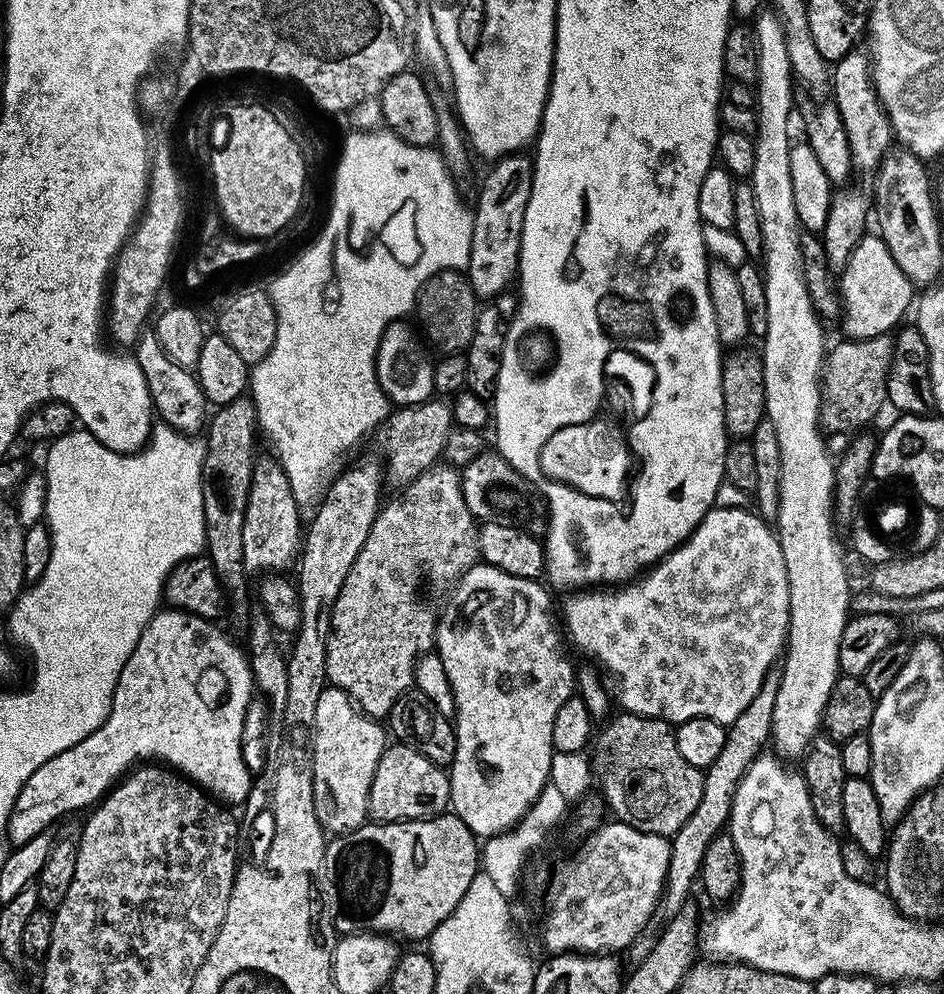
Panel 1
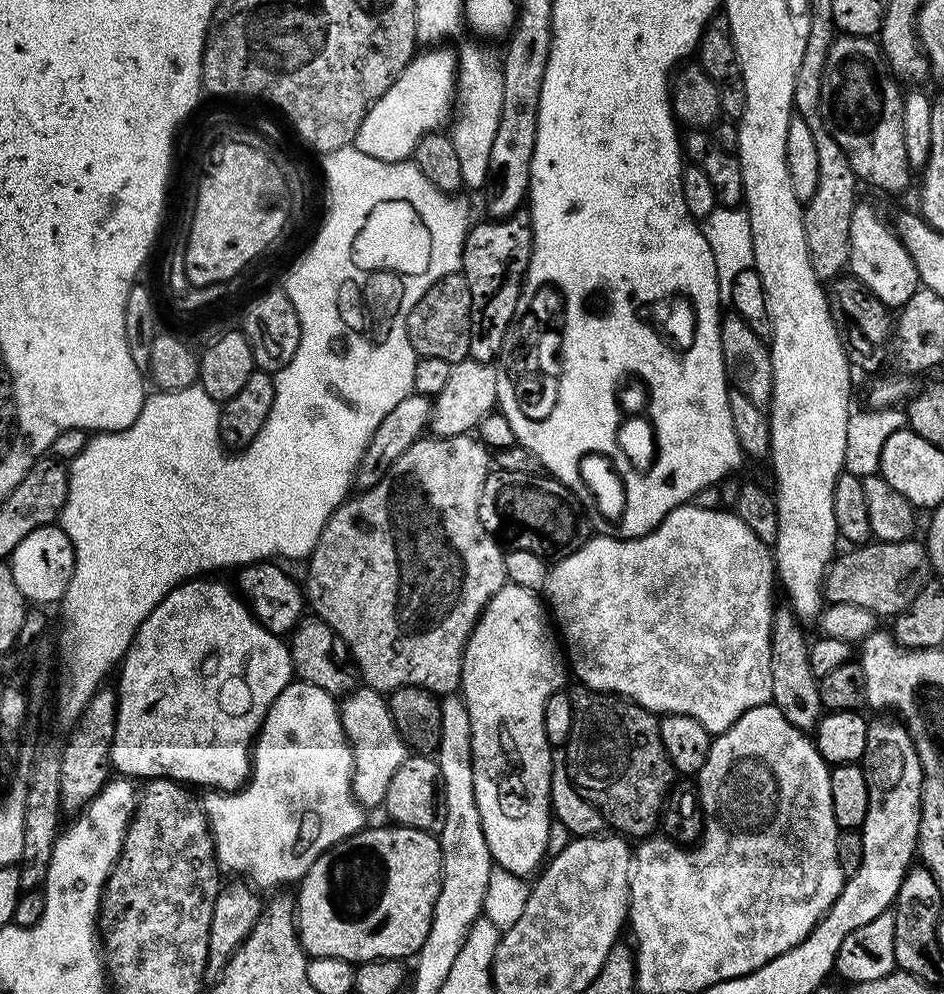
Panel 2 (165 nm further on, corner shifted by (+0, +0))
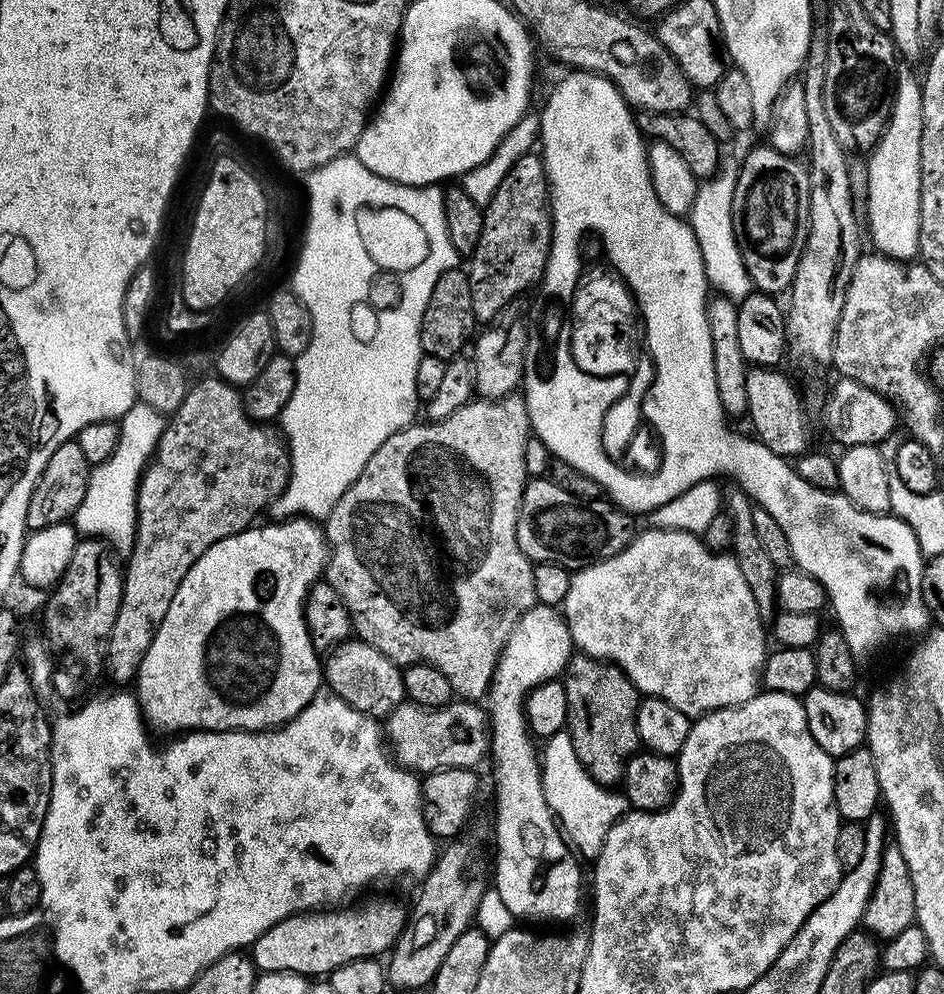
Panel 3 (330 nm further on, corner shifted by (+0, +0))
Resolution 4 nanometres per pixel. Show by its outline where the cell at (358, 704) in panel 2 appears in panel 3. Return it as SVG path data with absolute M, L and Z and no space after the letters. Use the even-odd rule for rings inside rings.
M453 699L452 703L441 708L423 708L411 702L399 704L383 721L382 731L386 737L387 747L401 768L417 774L437 772L440 768L477 767L480 759L490 752L490 721L485 709L471 700Z

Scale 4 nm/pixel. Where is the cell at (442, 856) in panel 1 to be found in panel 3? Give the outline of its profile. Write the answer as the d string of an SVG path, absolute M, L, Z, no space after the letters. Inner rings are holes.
M376 896L365 904L356 904L353 908L336 906L331 910L313 910L295 916L287 916L282 922L270 926L250 945L252 963L260 972L277 972L290 970L309 978L324 978L335 968L346 962L354 962L358 958L380 958L385 955L402 934L406 919L406 908L388 896Z

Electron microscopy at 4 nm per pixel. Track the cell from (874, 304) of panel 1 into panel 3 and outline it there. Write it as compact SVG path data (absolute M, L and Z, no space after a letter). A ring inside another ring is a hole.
M897 67L894 72L894 91L890 96L890 111L887 113L888 125L884 127L884 132L880 136L880 141L876 147L871 149L868 160L868 230L866 232L872 235L871 246L877 253L890 257L892 260L903 260L912 262L917 259L920 251L920 215L922 214L922 84L908 68Z

